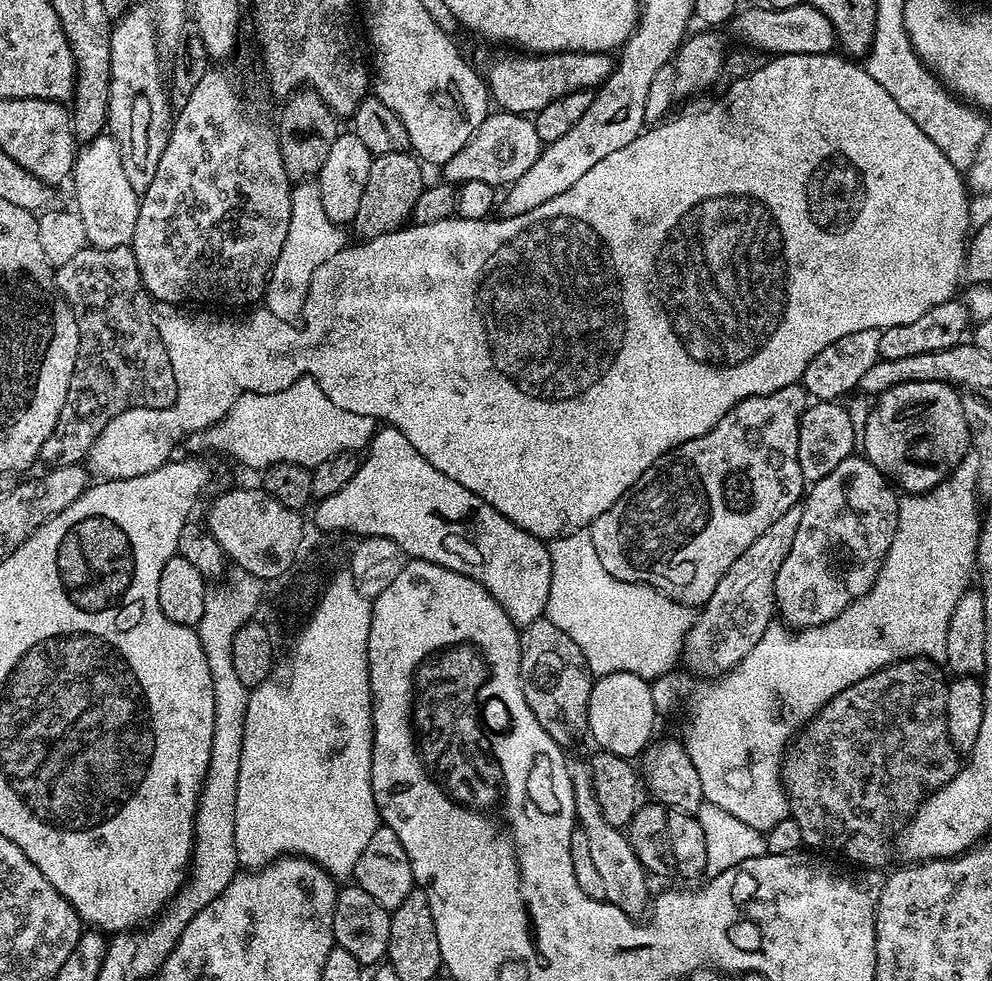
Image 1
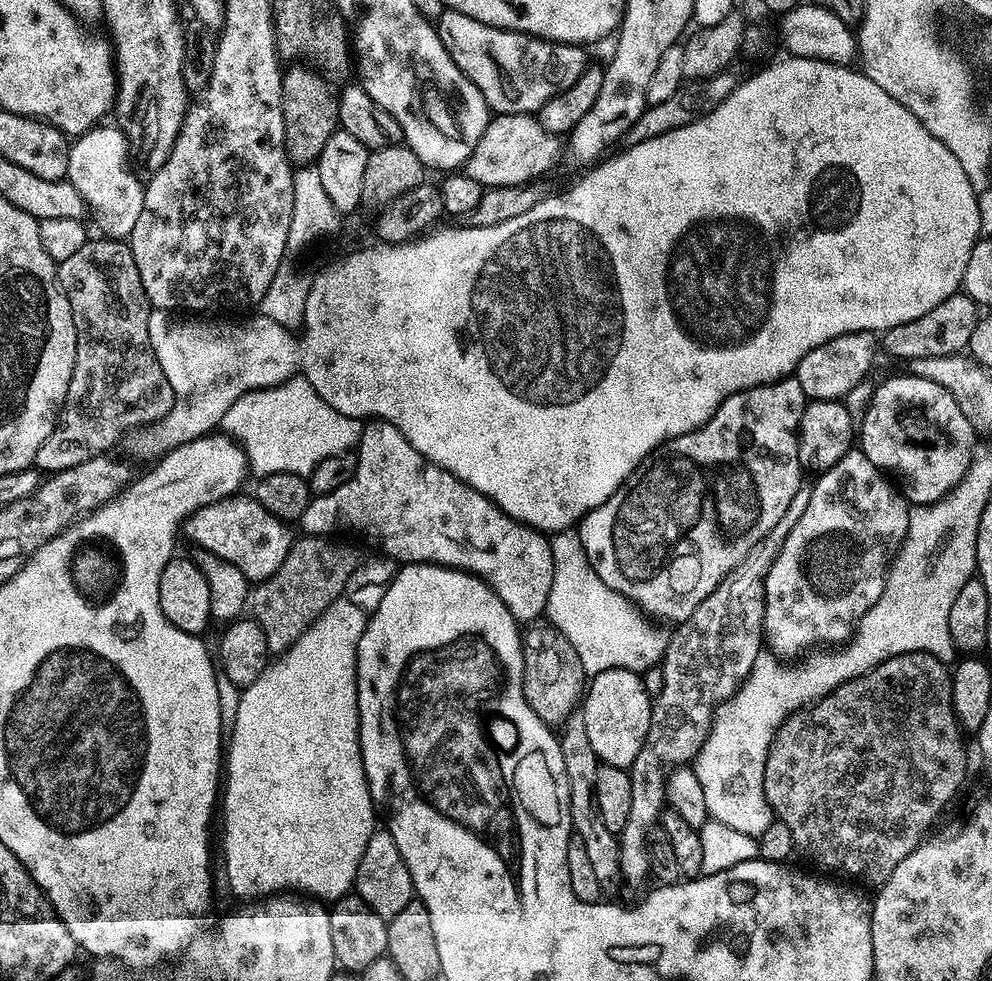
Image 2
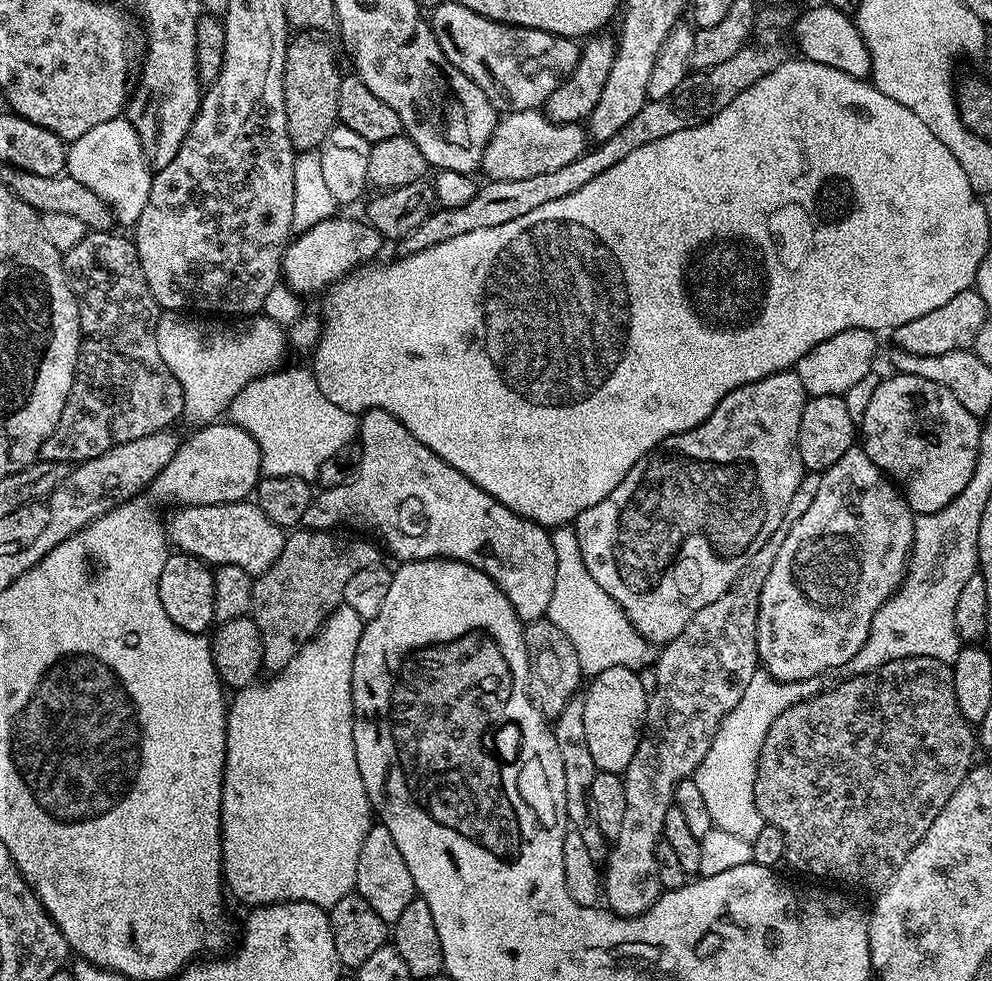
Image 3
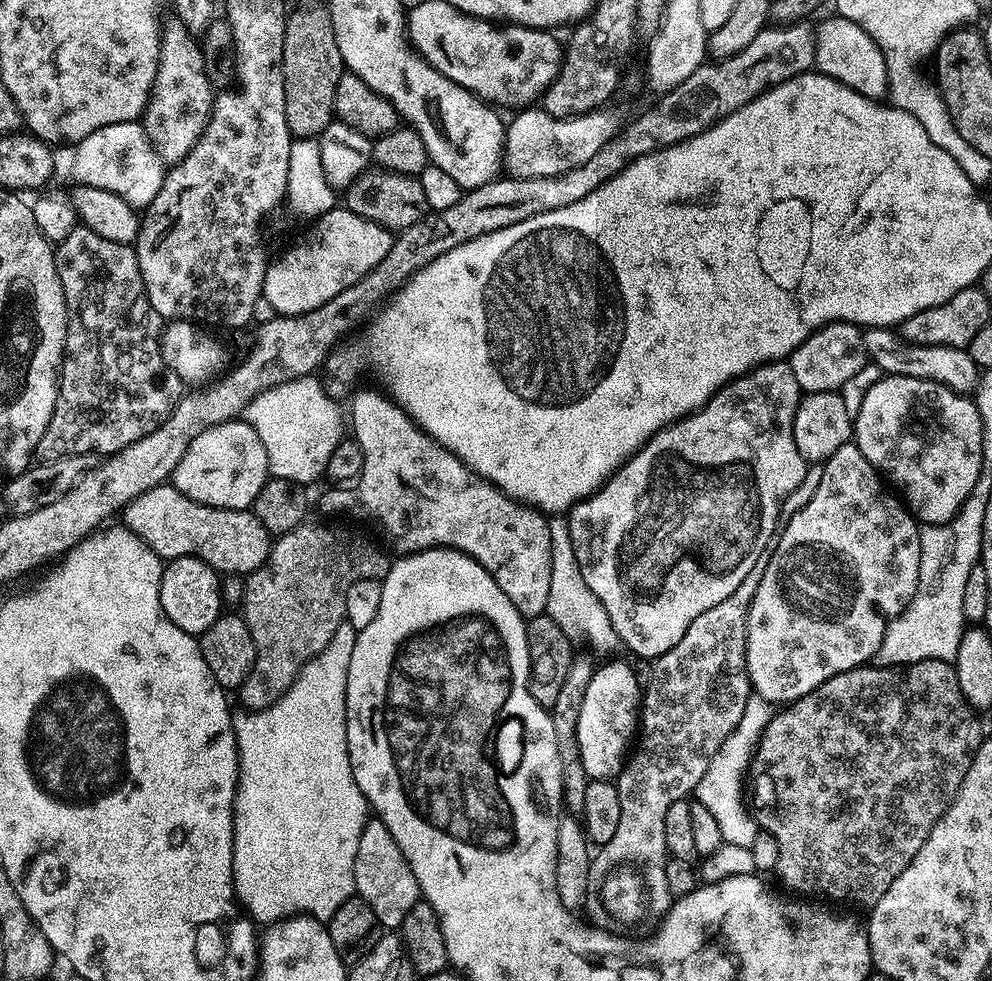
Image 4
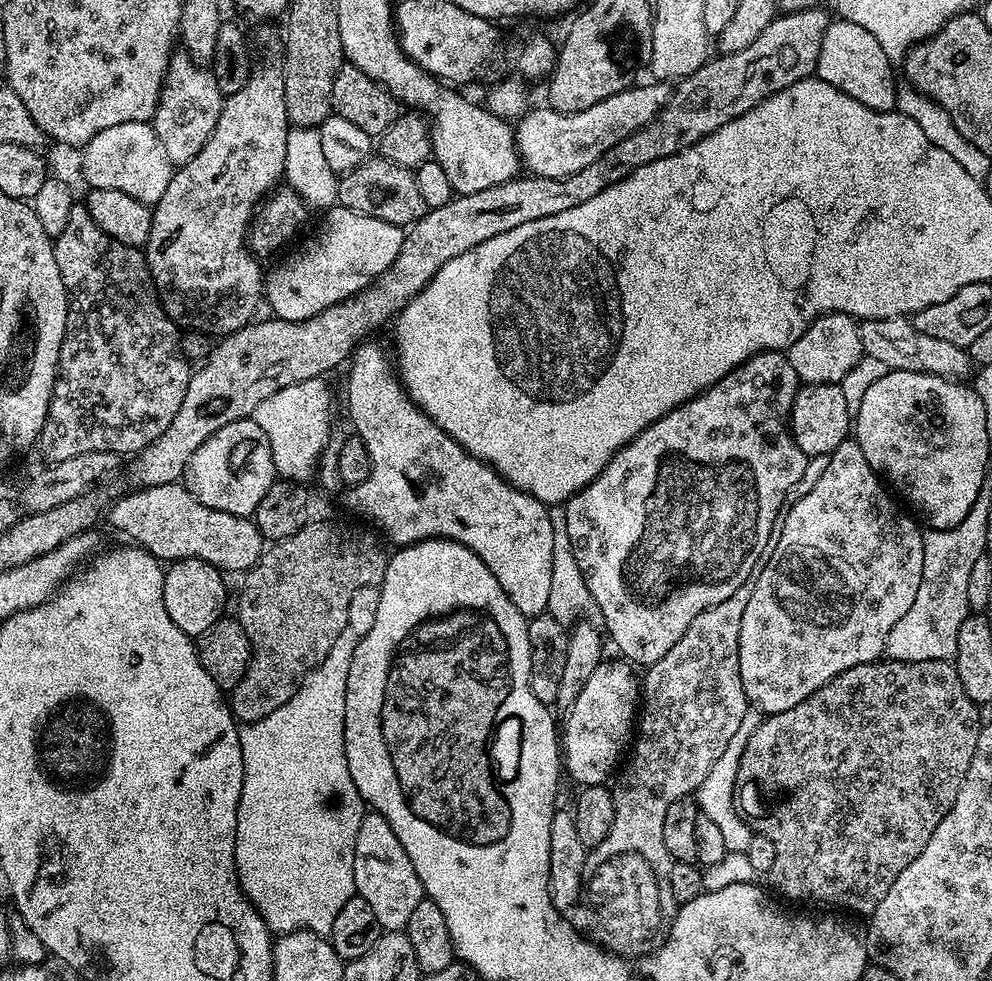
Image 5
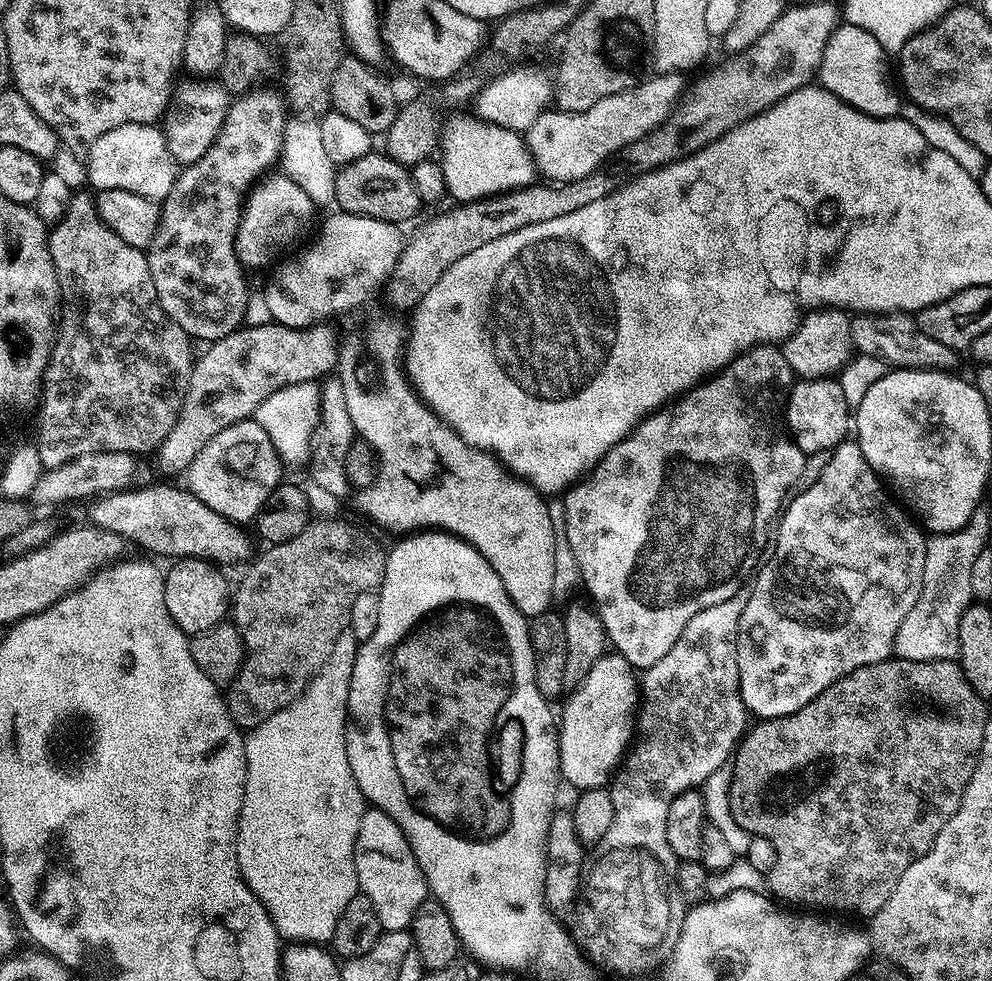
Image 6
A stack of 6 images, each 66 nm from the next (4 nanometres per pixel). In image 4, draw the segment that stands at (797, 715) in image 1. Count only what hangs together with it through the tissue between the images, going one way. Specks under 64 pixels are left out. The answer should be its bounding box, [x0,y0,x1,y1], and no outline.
[695,504,973,848]

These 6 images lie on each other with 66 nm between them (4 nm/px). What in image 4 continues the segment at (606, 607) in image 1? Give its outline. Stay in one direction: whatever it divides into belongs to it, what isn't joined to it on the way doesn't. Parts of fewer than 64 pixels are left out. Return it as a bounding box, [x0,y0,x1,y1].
[546,532,621,653]

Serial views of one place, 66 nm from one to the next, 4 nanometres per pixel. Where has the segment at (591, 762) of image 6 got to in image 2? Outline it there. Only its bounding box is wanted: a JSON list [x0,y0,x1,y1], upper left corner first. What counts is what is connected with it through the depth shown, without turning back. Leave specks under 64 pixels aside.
[582,668,653,769]

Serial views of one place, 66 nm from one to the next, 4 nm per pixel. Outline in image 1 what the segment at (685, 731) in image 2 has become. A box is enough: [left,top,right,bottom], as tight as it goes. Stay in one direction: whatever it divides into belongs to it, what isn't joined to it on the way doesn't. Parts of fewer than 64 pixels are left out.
[682,503,803,678]

